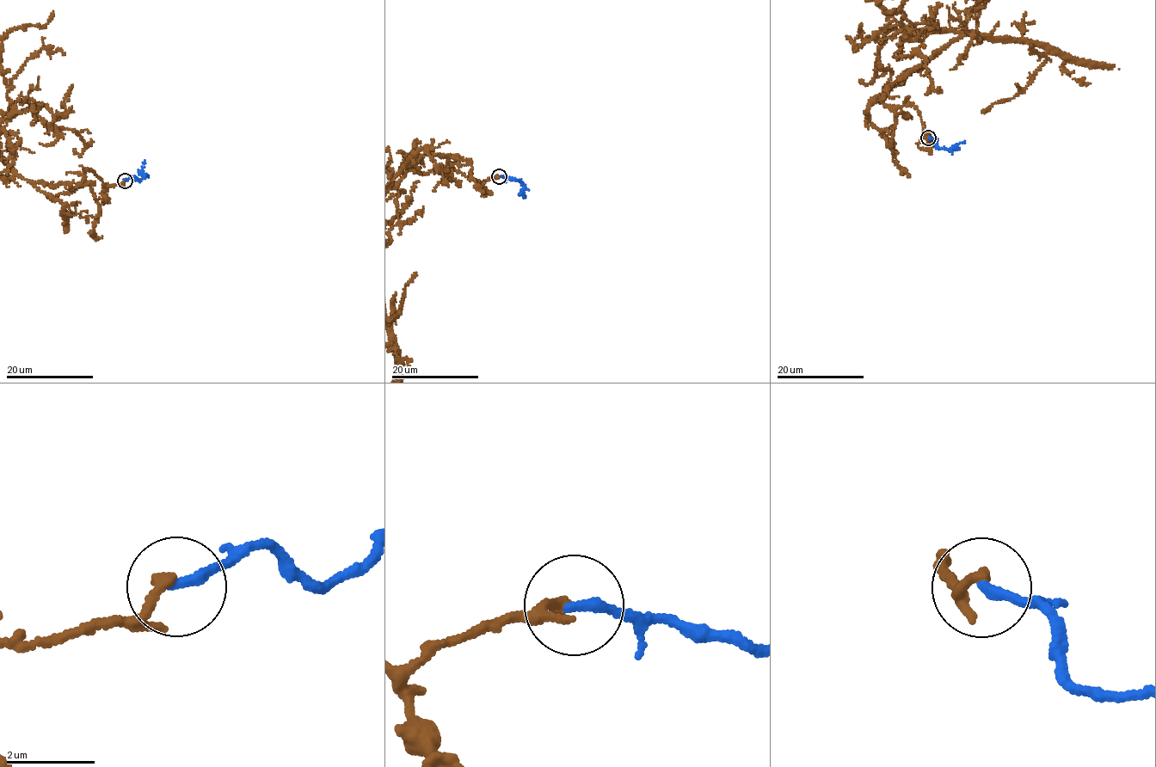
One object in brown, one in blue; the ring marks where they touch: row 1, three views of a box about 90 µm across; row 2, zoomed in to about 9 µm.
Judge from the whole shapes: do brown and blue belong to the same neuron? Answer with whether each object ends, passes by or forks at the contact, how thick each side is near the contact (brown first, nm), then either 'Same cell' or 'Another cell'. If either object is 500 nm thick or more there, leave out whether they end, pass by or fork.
At the ring brown ends. At the ring blue ends. Thickness 240 nm (brown) against 240 nm. Another cell

